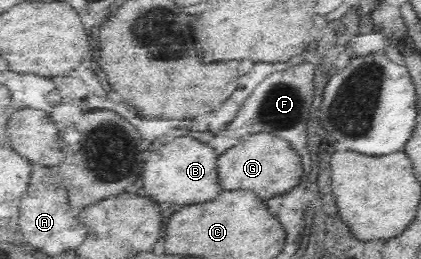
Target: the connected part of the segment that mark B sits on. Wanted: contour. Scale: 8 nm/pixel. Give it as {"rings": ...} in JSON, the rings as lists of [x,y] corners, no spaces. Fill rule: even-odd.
{"rings":[[[177,137],[161,147],[157,147],[145,163],[143,179],[145,191],[153,201],[159,203],[179,203],[193,205],[215,199],[223,189],[219,185],[217,173],[217,153],[210,145],[203,145],[193,137]]]}

